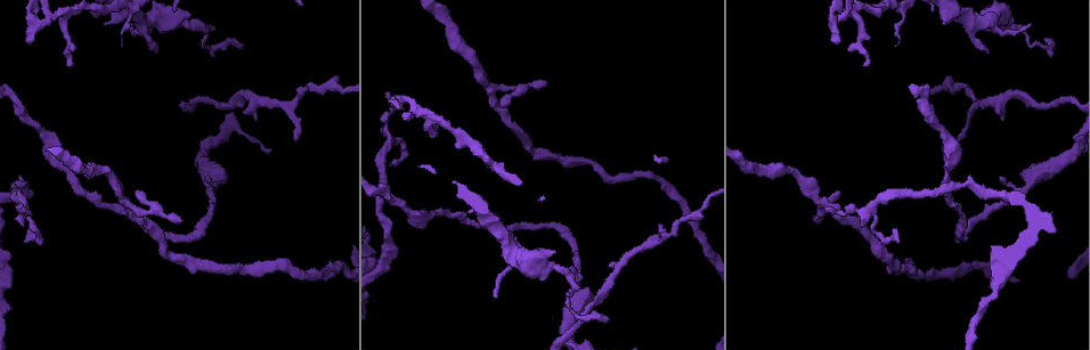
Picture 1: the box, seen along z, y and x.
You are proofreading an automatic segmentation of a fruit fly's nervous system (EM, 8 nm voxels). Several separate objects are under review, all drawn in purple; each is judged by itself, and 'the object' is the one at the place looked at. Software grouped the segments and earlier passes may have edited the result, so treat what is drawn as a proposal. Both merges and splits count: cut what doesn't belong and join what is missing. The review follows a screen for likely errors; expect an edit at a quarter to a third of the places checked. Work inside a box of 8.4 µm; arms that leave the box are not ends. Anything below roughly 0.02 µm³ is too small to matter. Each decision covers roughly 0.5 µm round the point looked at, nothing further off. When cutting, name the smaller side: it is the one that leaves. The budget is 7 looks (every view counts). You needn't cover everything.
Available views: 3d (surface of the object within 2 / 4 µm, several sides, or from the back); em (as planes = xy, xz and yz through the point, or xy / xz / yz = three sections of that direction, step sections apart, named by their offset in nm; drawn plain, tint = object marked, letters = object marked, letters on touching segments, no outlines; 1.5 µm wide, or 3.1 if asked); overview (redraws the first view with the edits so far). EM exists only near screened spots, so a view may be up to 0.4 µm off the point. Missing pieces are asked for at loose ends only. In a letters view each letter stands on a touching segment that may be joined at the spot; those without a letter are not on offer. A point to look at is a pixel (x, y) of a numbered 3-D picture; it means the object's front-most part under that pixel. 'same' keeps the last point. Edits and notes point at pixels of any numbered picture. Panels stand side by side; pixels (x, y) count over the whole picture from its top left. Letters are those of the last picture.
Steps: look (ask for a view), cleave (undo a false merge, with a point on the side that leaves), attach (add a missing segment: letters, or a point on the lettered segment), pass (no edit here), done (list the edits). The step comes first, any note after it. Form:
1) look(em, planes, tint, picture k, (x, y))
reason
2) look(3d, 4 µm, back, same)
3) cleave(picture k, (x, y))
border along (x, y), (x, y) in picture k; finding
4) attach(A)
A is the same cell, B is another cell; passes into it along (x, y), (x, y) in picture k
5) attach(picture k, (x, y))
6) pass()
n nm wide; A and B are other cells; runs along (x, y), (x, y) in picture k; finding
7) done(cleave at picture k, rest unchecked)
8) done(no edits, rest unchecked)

look(em, planes, letters, picture 1, (816, 222))
branch stops here

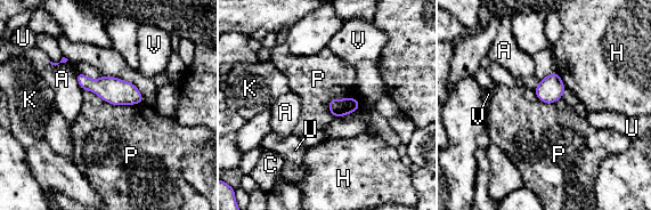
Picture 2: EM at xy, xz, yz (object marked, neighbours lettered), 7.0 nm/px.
pass()
130 nm wide; A, C, H, K, P, U and V are other cells; no lettered segment goes on from it

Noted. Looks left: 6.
look(em, planes, letters, picture 1, (384, 93))
branch stops here

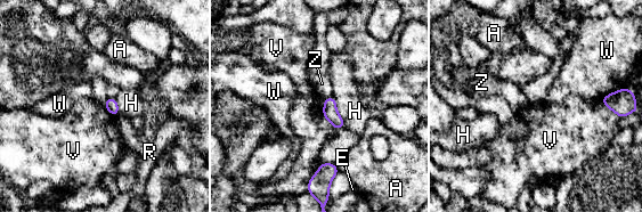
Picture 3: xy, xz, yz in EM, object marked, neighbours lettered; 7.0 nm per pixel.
pass()
90 nm wide; H touches over 240 nm; A, E, H, R, V, W and Z are other cells; no lettered segment goes on from it

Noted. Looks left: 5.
look(3d, 4 µm, picture 1, (605, 321))
end of a long branch

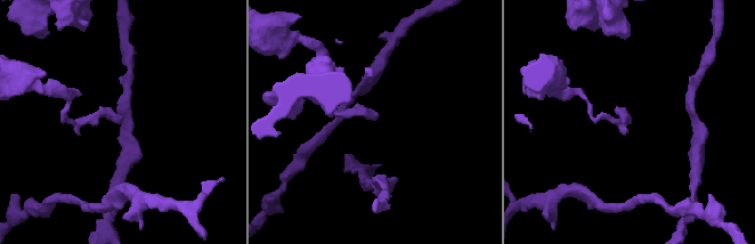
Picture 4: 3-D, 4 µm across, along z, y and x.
look(em, xz, step 8, tint, picture 4, (375, 115))
now the EM

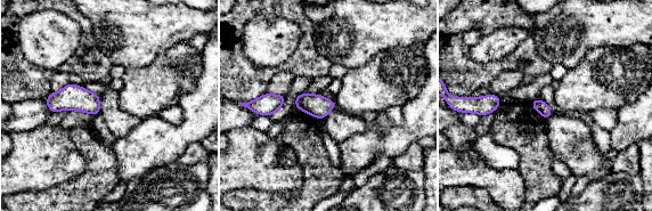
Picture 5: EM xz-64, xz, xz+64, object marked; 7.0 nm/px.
look(em, planes, letters, same)
another direction

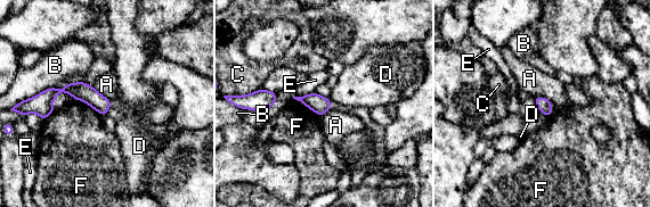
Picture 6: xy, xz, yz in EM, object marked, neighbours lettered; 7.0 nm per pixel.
pass()
90 nm wide; A, B, C, D, E and F are other cells; none of them fits

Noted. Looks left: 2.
done(no edits, rest unchecked)

